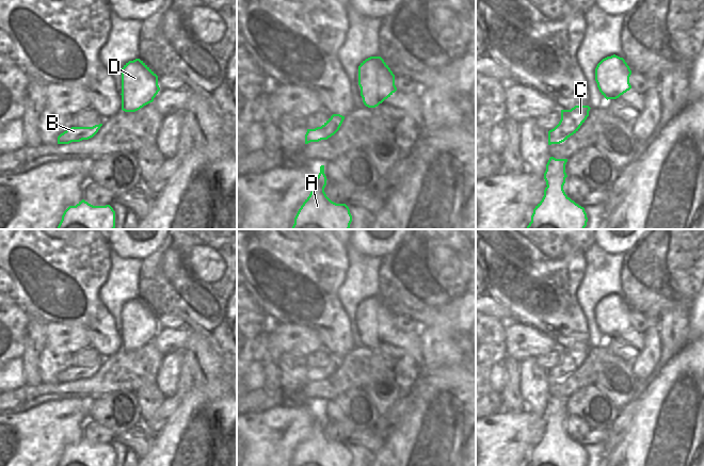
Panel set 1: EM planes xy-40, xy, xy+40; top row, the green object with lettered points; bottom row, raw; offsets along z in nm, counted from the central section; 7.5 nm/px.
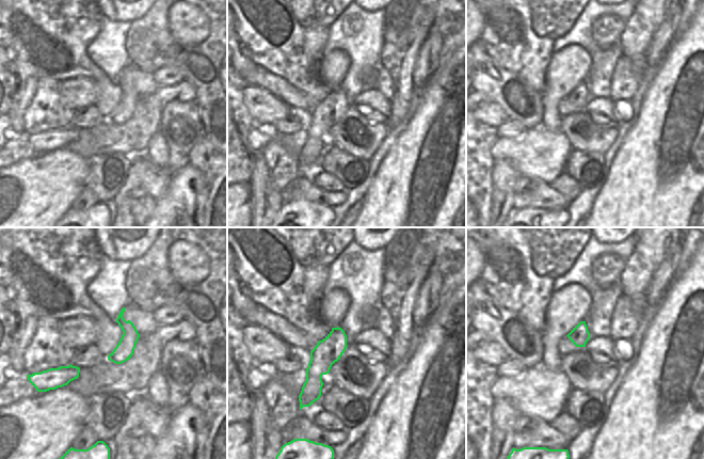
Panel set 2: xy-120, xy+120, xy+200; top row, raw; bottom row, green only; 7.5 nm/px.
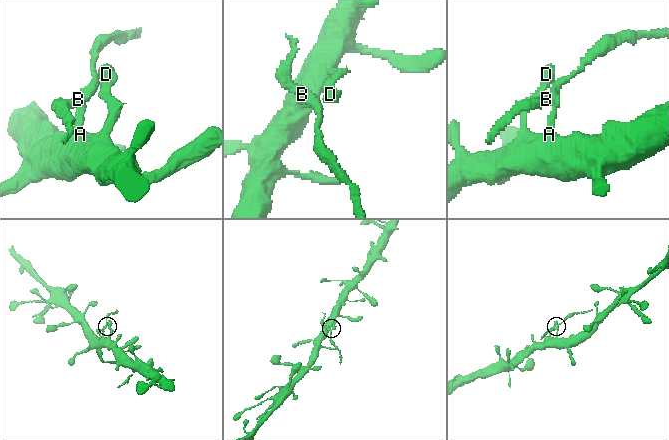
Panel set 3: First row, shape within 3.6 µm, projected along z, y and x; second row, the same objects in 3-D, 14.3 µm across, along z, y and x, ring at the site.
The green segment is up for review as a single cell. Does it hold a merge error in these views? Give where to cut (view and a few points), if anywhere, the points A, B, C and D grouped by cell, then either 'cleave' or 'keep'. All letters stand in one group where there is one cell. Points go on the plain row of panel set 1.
cut in xy+40 along (564, 416), (558, 414), (546, 423); A D / B C; cleave

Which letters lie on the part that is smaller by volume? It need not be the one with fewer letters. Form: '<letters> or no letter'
B, C

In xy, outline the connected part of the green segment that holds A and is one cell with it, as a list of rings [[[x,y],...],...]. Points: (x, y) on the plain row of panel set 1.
[[[321,404],[314,427],[299,448],[292,466],[350,466],[350,448],[346,443],[336,443],[326,435],[326,419],[324,404]]]

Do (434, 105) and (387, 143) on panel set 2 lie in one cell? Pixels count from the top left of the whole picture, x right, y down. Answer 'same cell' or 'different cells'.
different cells

